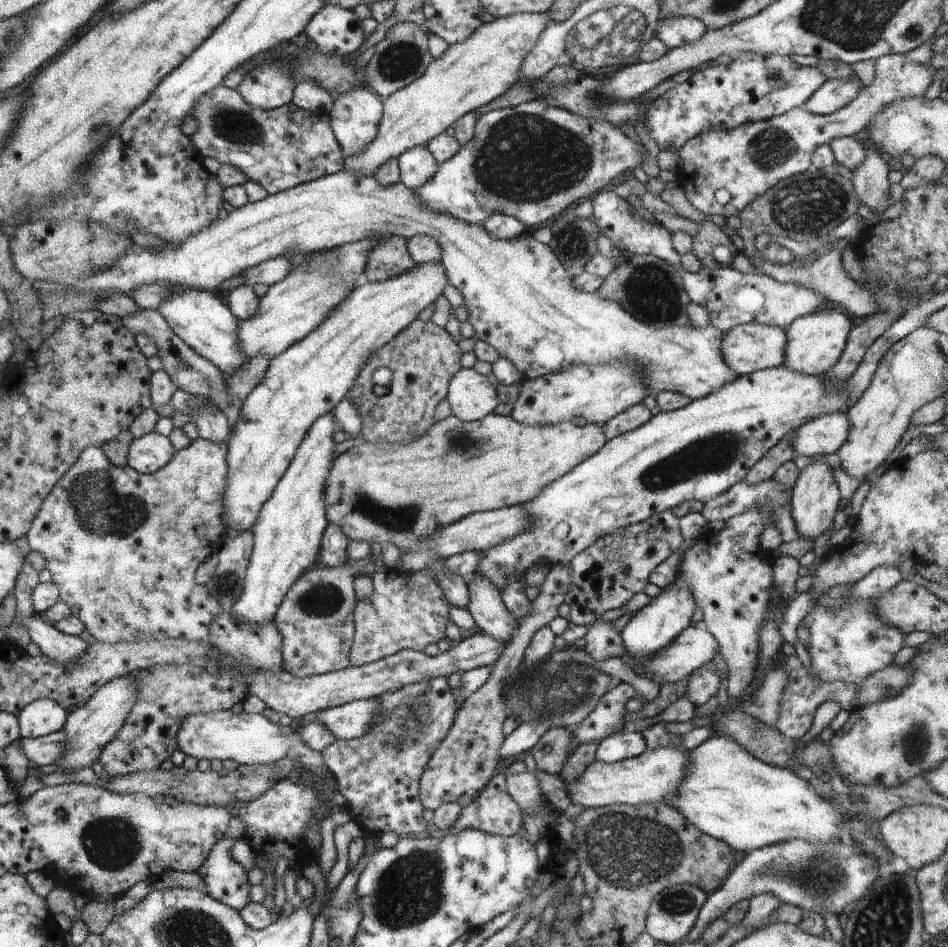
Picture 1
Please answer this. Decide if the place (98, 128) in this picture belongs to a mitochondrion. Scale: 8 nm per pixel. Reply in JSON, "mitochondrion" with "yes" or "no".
{"mitochondrion":"yes"}

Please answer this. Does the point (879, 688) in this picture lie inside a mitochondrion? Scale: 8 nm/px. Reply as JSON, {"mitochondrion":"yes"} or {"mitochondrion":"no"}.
{"mitochondrion":"no"}

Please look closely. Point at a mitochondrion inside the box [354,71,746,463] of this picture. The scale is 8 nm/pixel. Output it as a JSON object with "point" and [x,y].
{"point":[526,158]}

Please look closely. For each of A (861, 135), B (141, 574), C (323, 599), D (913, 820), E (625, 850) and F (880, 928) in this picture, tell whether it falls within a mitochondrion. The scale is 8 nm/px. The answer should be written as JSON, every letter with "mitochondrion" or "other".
{"A":"other","B":"other","C":"mitochondrion","D":"other","E":"mitochondrion","F":"mitochondrion"}

